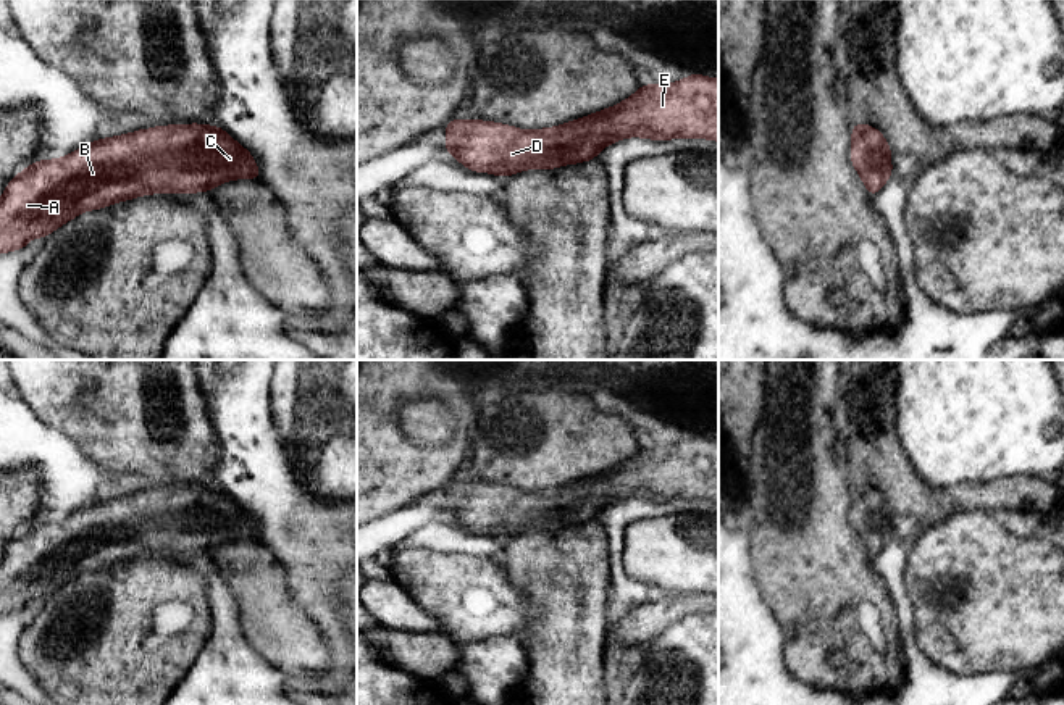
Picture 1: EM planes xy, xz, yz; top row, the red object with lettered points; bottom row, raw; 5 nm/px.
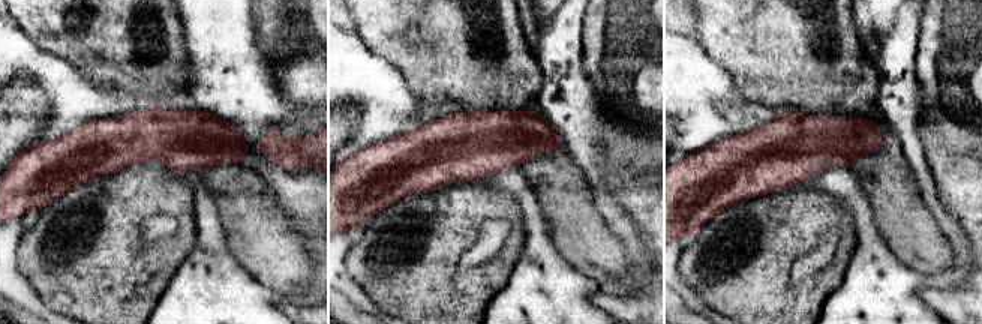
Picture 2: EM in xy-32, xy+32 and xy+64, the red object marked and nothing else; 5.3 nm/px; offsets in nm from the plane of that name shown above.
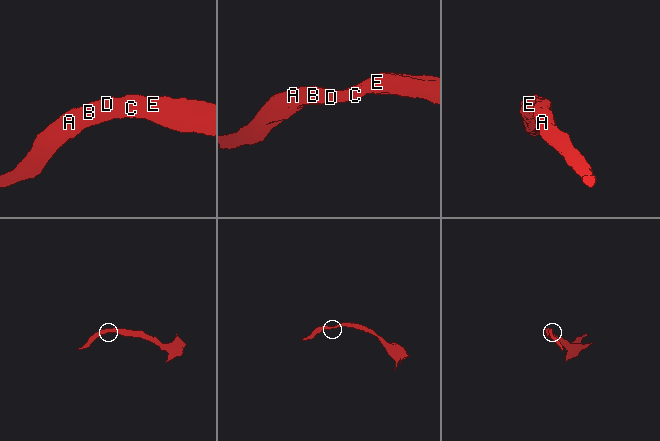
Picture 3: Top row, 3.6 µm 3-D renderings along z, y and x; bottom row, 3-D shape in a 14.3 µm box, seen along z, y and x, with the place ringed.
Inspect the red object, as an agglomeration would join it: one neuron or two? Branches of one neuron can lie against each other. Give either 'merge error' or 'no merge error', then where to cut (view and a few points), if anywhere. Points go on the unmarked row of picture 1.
no merge error; no cut

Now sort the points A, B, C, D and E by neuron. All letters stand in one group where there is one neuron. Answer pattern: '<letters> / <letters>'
A B C D E

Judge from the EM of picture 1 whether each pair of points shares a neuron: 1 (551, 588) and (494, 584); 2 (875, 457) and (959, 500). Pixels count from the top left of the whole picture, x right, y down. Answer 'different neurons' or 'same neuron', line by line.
1: different neurons
2: same neuron

